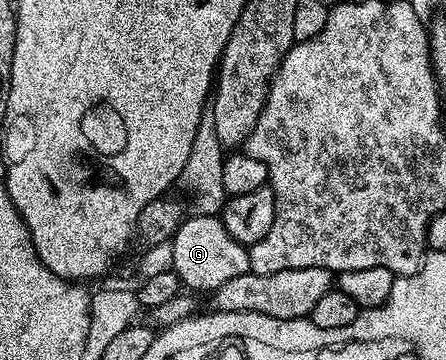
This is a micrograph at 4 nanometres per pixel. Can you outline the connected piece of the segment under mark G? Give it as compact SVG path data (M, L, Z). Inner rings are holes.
M198 212L192 214L192 218L191 215L184 217L169 243L169 253L173 256L171 269L179 277L180 283L191 292L213 292L236 276L250 274L248 247L229 236L222 217Z

